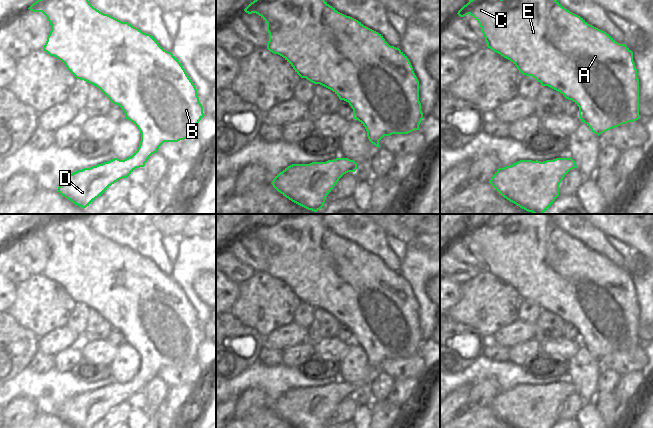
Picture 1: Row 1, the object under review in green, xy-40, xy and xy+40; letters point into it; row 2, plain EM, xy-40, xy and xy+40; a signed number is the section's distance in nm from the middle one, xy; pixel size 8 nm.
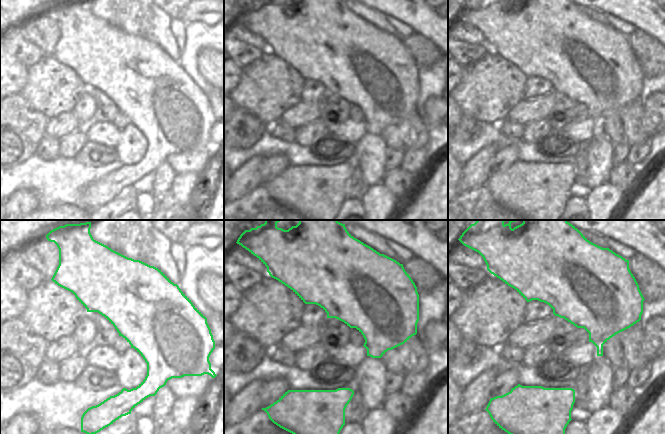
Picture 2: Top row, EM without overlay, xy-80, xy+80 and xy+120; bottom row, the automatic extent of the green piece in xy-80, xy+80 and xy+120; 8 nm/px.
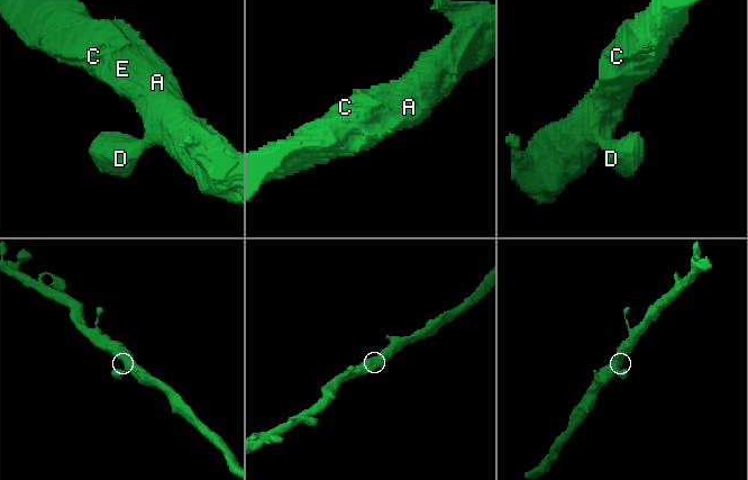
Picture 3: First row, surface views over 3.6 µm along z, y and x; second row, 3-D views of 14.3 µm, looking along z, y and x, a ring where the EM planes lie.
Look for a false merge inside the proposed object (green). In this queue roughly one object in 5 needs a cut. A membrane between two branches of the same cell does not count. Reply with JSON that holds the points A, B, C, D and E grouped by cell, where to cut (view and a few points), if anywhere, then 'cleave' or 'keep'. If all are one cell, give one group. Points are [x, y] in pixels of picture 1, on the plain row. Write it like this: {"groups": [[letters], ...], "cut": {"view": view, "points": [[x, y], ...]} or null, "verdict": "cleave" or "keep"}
{"groups": [["A", "B", "C", "D", "E"]], "cut": null, "verdict": "keep"}

